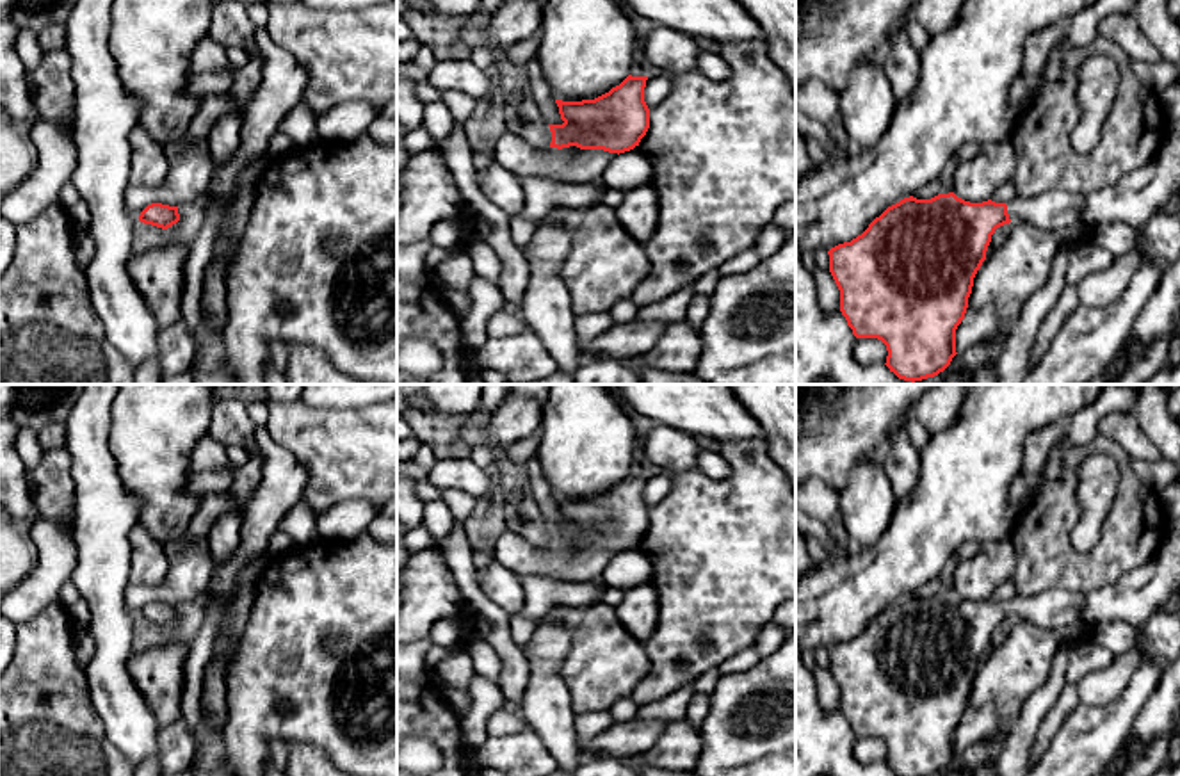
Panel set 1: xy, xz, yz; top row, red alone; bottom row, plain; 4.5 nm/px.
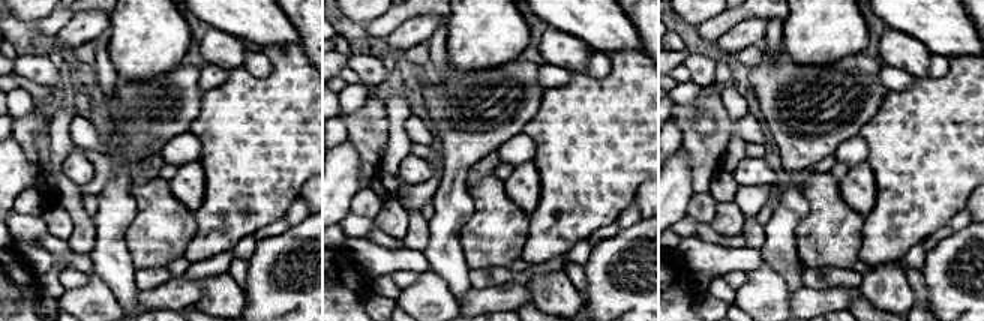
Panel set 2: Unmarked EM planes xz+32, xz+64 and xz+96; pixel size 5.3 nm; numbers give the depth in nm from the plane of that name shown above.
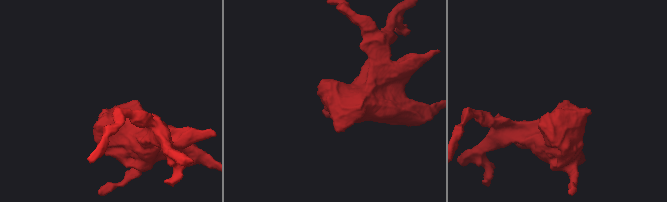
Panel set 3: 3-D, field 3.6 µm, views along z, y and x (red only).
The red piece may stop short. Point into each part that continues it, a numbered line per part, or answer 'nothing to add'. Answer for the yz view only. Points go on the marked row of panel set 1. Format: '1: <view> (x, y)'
1: yz (1139, 194)

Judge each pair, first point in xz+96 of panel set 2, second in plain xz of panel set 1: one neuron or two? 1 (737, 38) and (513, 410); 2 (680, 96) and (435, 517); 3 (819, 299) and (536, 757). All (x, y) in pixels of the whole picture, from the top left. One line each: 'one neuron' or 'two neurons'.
1: one neuron
2: one neuron
3: two neurons

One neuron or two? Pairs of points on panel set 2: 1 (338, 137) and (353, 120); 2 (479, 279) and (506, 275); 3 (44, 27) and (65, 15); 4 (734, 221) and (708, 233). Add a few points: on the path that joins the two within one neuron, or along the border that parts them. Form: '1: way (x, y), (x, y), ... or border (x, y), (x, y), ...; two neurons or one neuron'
1: border (339, 114), (348, 138); two neurons
2: way (485, 278), (500, 275); one neuron
3: way (48, 26), (60, 15); one neuron
4: border (710, 225), (720, 233), (740, 236); two neurons

